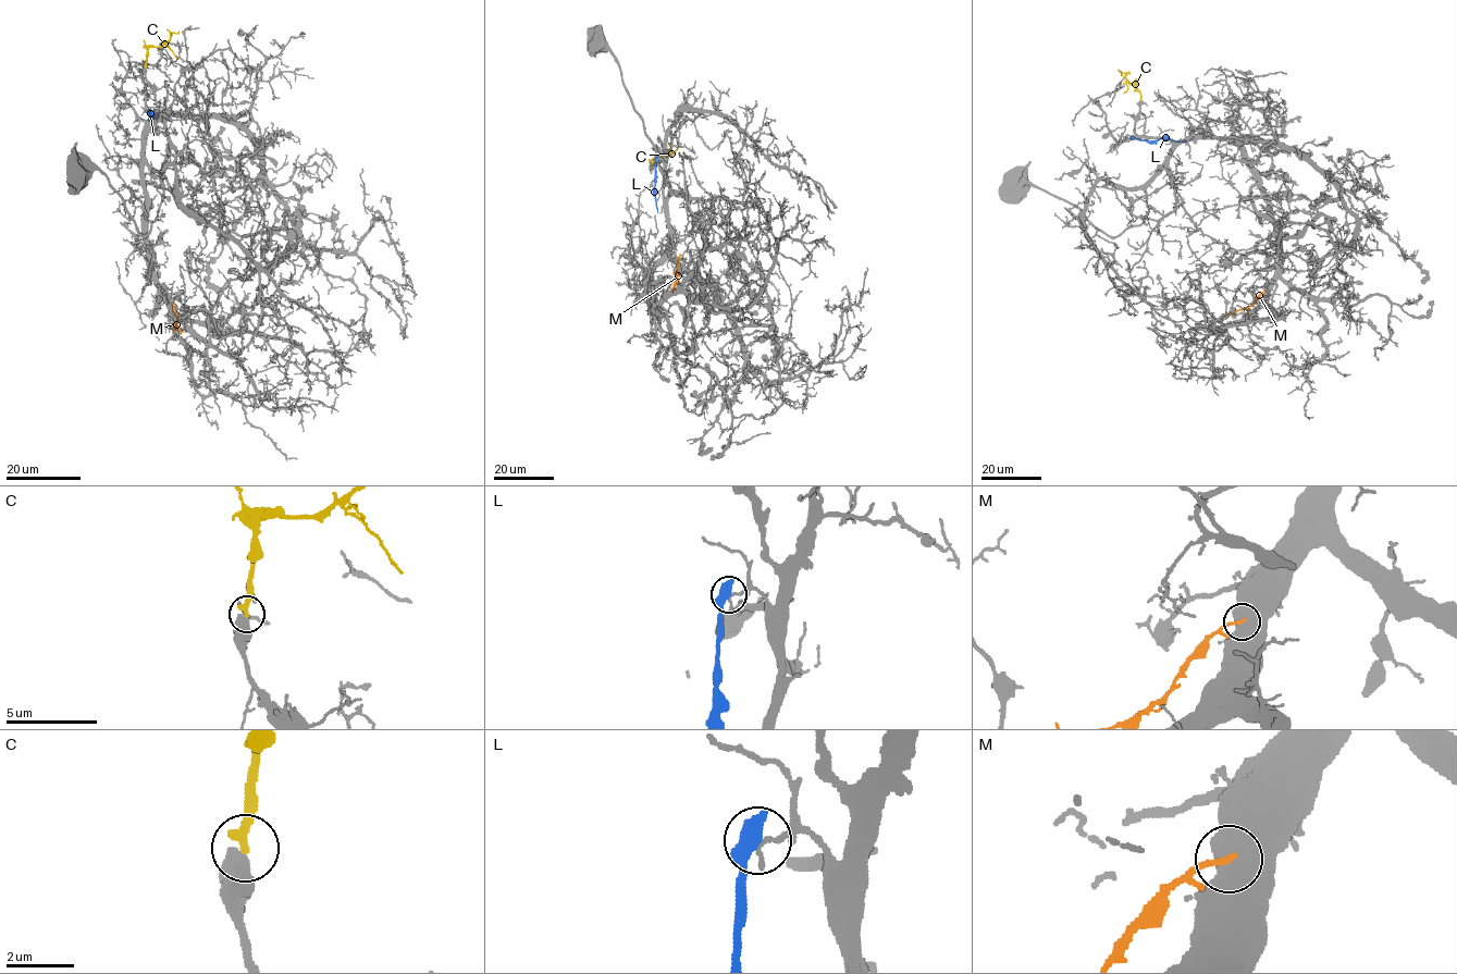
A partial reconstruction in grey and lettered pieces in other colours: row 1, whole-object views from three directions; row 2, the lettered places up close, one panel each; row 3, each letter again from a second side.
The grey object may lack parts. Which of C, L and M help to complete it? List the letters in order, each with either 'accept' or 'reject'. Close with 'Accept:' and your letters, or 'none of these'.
C: accept
L: reject
M: reject
Accept: C

